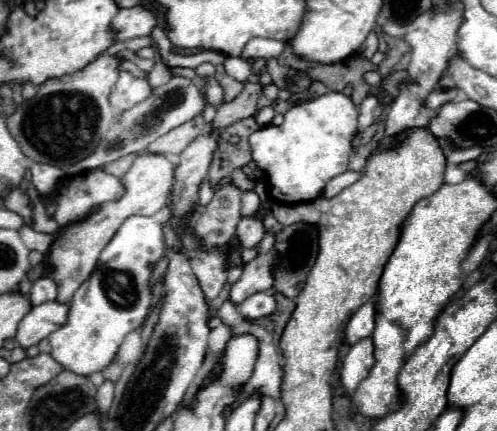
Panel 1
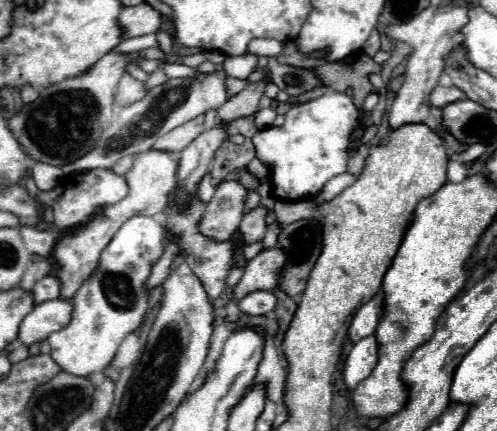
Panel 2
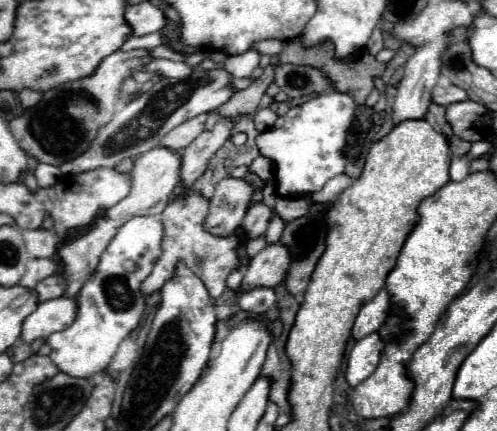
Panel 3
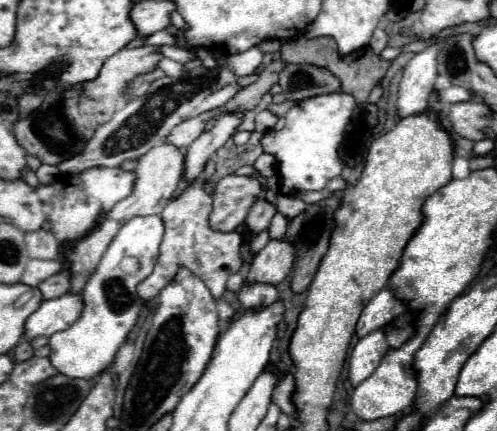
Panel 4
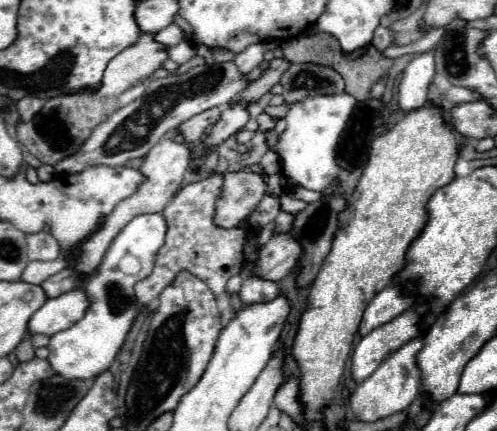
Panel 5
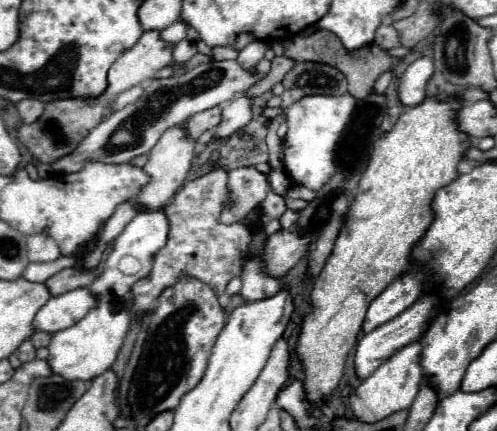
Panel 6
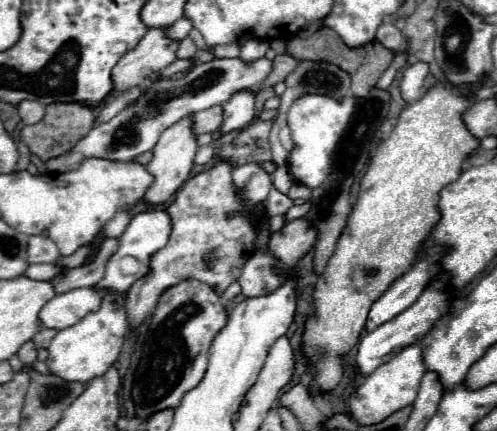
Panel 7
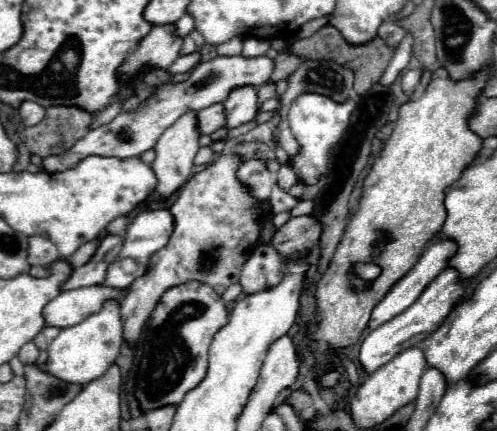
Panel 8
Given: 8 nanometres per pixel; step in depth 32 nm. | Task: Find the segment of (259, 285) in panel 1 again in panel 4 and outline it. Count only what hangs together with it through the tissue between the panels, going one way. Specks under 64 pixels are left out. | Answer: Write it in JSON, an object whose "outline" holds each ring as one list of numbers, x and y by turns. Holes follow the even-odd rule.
{"outline":[[270,240,266,248,262,248,262,252,254,256,246,282,276,286,292,270,292,260,294,260,292,244,284,244,284,240]]}

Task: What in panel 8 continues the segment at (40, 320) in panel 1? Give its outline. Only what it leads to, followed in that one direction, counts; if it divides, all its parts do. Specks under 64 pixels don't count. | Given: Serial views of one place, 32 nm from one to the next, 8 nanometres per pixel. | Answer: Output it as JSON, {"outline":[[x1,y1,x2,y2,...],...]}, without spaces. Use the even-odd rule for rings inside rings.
{"outline":[[102,284,88,286,88,288,76,288,68,292,60,292,54,300,50,300,44,310,44,322,46,326,56,328,68,328,90,316,92,312,98,312,108,298,124,298,126,292,114,290]]}

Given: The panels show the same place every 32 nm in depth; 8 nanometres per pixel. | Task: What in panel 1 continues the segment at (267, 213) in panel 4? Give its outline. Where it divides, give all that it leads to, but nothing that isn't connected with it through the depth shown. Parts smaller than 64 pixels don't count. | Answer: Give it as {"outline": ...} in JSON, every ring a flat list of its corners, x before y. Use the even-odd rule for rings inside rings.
{"outline":[[254,216,242,218,236,228,236,236,238,236,242,248,254,248,264,238,264,234,266,232,262,228,262,220,254,218]]}

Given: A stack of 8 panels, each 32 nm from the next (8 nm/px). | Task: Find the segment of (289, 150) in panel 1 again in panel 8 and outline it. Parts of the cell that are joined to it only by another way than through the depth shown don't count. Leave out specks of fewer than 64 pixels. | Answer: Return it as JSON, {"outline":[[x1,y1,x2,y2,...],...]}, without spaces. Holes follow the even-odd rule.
{"outline":[[310,92,304,96,298,96,292,102,290,112,288,112,288,124,290,124,290,130,296,138,296,142,300,144,298,154,292,158,292,168,300,182,304,182,308,186,318,184,328,174,328,162,330,162,332,148,344,134,344,128,348,126,348,120,350,120,354,108,356,108,356,102,352,98,348,98,346,104,338,104,328,96,310,94]]}

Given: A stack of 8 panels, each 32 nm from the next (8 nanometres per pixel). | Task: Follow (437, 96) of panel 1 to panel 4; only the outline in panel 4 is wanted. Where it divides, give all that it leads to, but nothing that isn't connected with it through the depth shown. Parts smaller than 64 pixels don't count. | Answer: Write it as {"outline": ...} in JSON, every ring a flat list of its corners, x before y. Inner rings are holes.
{"outline":[[450,86,446,90,436,90,438,98,442,102,450,102,450,104,456,104,456,102,464,102,464,100,470,100,470,92,466,88,460,88,460,86]]}

